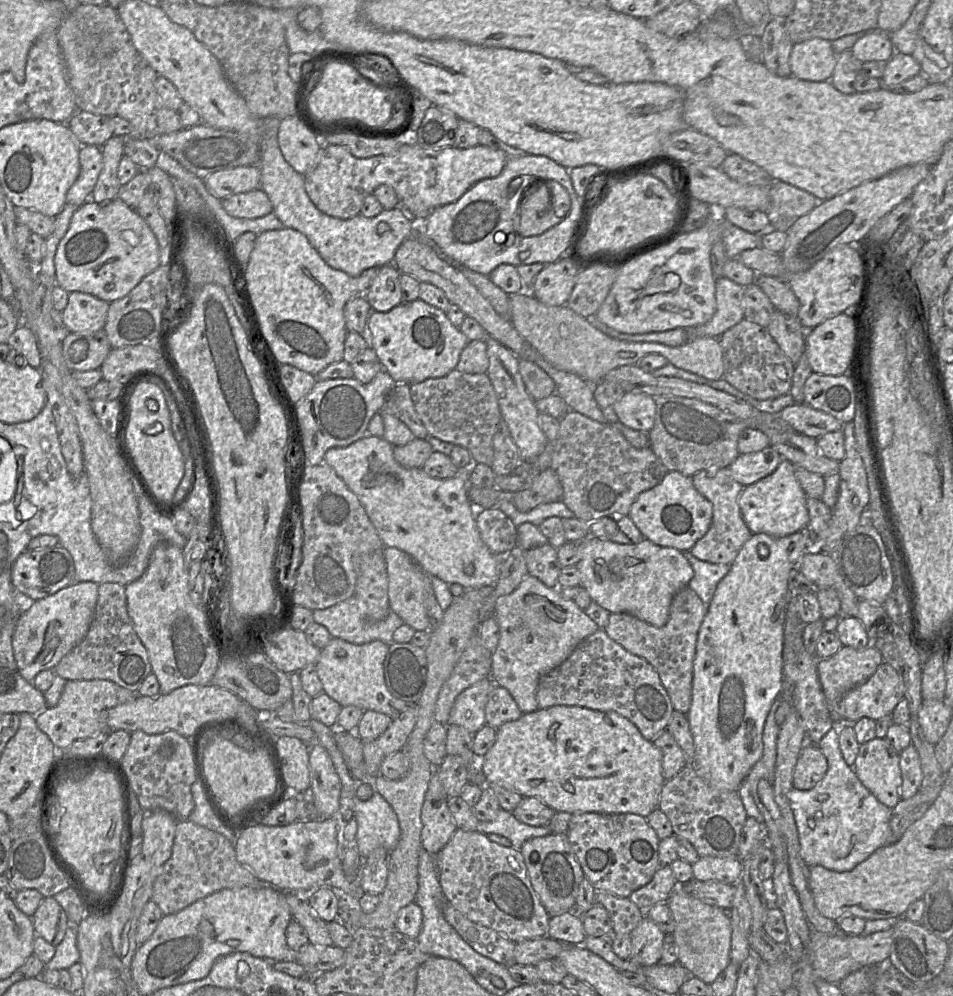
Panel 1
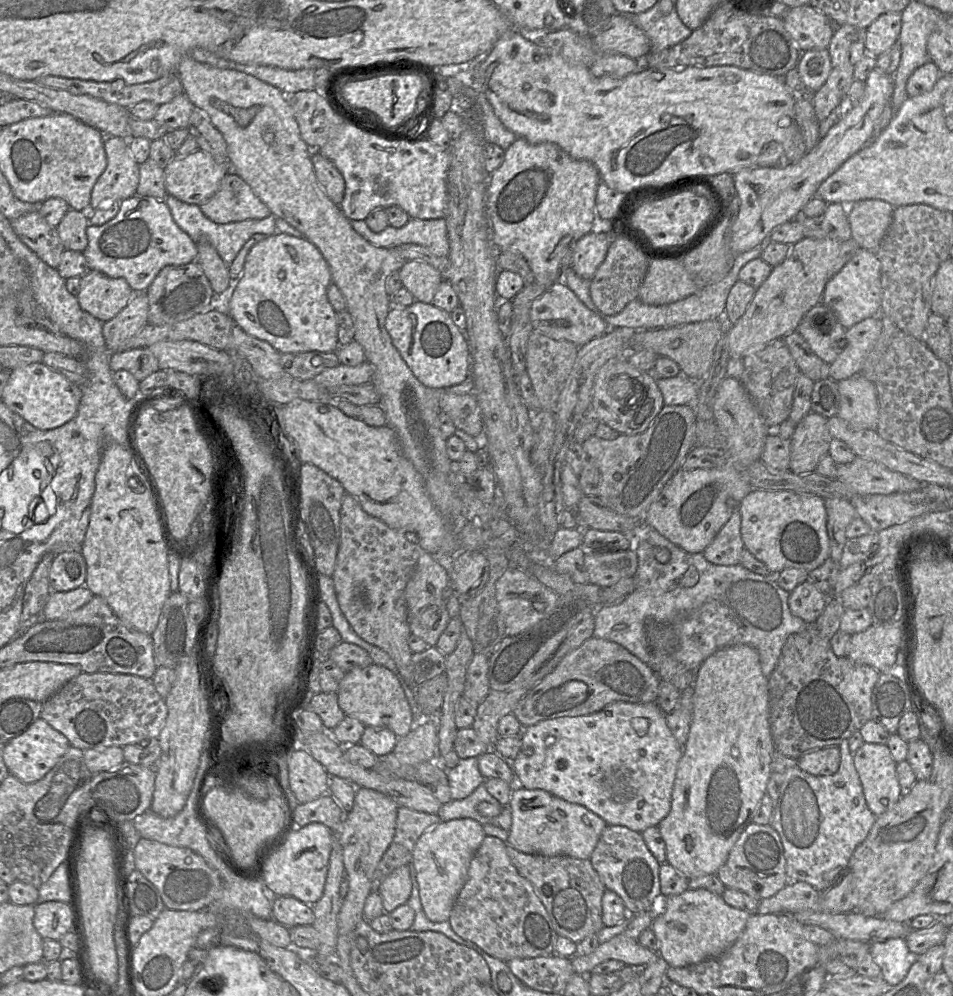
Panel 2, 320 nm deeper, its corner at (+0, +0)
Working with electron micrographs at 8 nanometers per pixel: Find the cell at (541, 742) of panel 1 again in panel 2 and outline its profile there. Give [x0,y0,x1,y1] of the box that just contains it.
[511,702,683,833]

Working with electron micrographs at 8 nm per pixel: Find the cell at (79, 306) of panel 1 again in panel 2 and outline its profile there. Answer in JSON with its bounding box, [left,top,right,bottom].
[77,270,135,322]

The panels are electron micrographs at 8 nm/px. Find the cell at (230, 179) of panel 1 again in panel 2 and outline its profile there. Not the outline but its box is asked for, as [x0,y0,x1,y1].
[164,149,230,206]

